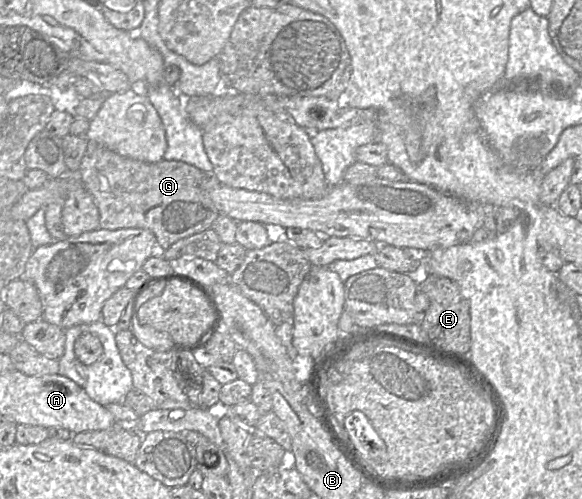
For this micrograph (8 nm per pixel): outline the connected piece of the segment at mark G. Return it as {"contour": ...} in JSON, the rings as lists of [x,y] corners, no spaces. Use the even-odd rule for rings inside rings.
{"contour":[[[90,140],[78,171],[81,185],[92,195],[98,207],[100,229],[141,228],[150,230],[156,236],[158,251],[168,249],[180,239],[211,229],[214,221],[221,215],[200,187],[201,182],[209,175],[211,173],[181,161],[163,159],[157,163],[147,163],[132,160]]]}

